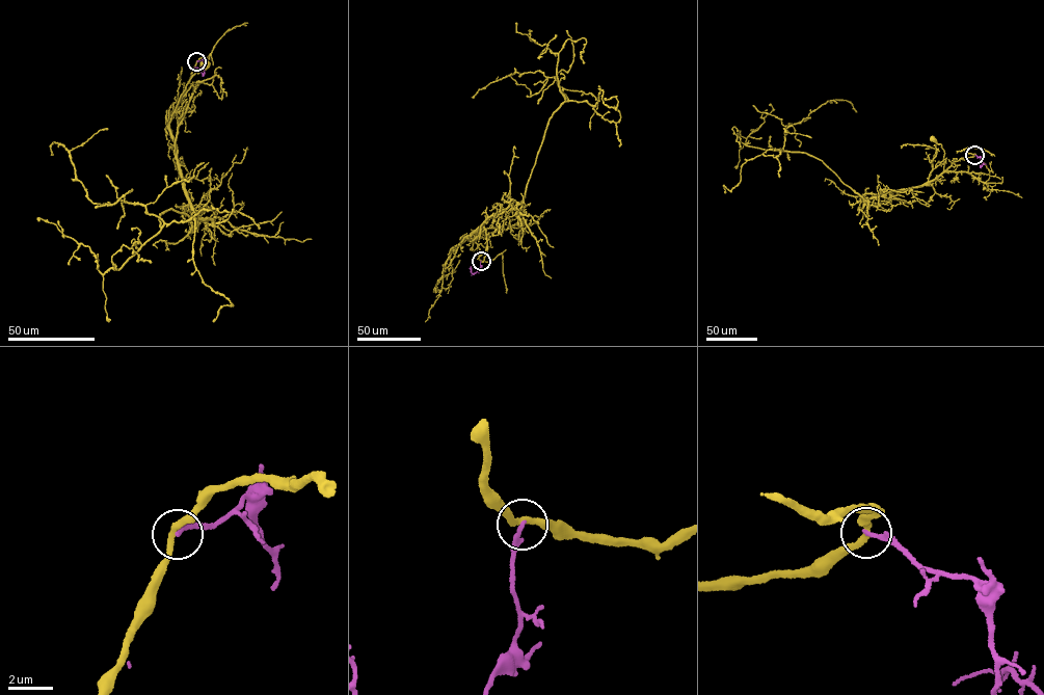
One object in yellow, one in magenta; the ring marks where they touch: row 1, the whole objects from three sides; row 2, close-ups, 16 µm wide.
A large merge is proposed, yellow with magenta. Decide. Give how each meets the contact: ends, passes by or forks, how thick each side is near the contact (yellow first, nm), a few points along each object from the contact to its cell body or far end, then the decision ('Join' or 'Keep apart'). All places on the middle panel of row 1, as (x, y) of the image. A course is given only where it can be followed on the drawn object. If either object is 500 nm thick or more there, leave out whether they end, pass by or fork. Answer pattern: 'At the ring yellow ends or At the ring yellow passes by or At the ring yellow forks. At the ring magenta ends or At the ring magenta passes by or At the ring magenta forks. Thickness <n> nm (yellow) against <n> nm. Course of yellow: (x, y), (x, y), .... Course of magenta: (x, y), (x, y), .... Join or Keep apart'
At the ring yellow passes by. At the ring magenta ends. Thickness 280 nm (yellow) against 180 nm. Course of yellow: (481, 260), (477, 243), (465, 237), (507, 229), (522, 221). Course of magenta: (481, 260), (478, 271), (473, 273), (471, 266). Keep apart

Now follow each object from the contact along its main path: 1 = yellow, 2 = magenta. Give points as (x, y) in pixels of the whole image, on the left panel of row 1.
1: (196, 61), (168, 128), (186, 84), (204, 65)
2: (196, 61), (203, 58), (204, 73), (197, 68), (193, 72)

